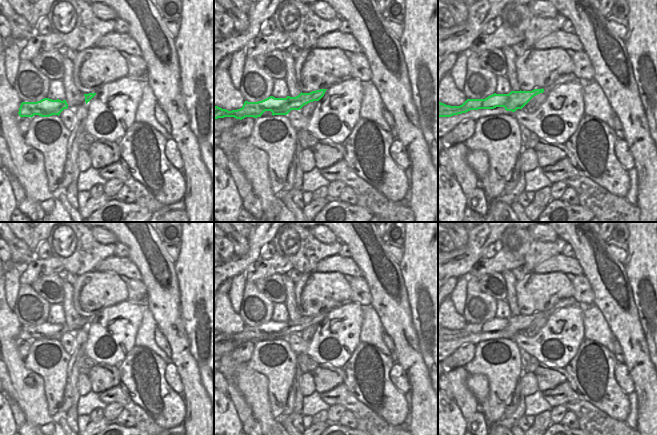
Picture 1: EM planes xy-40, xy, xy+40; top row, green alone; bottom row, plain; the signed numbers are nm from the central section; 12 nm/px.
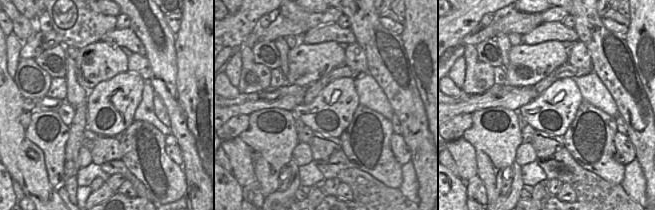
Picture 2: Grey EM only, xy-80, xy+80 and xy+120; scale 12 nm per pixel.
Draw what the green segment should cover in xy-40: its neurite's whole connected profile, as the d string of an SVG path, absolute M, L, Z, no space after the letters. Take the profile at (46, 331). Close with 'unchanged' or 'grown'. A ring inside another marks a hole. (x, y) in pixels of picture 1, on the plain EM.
M44 322L37 326L22 326L19 332L20 341L33 341L39 339L41 341L50 341L52 339L60 339L60 337L68 332L66 324L52 324Z; unchanged

